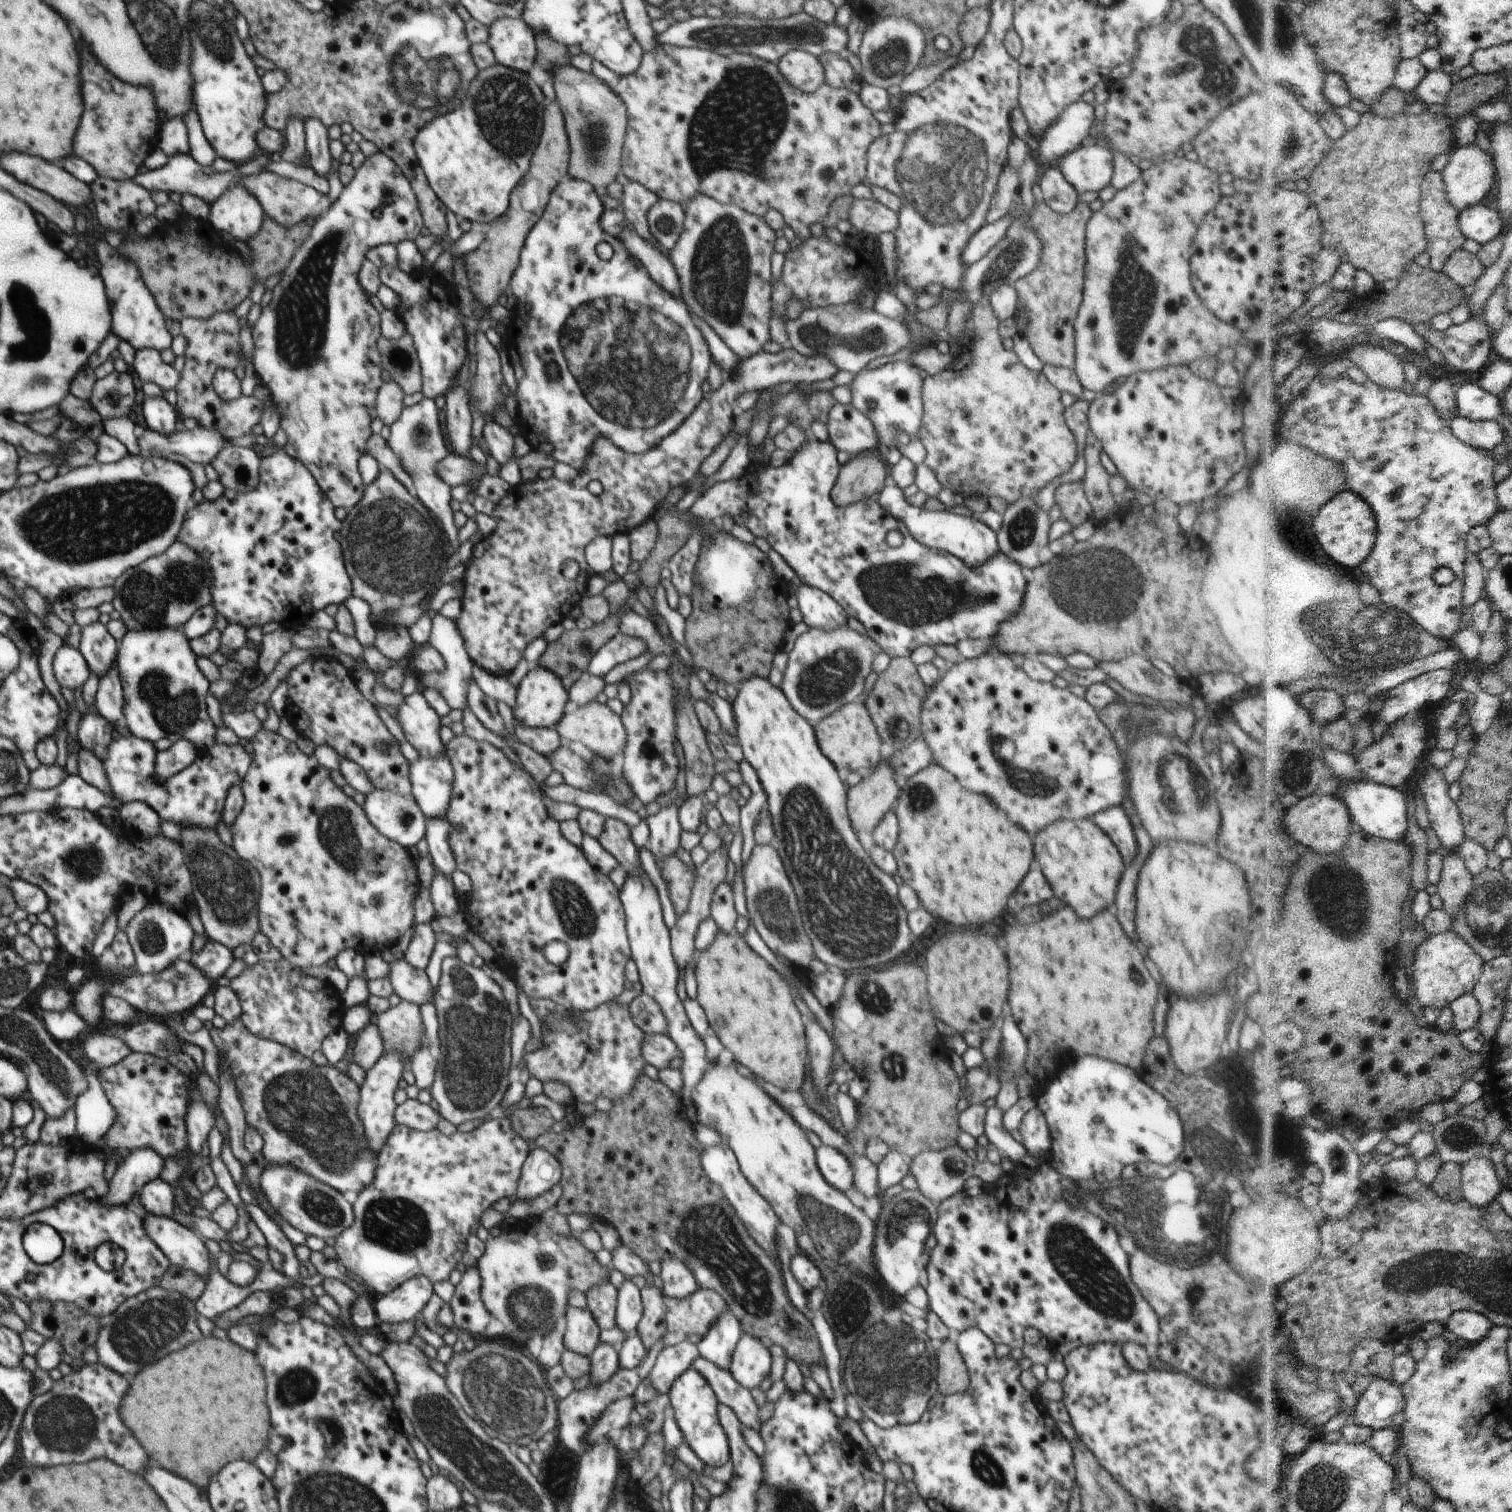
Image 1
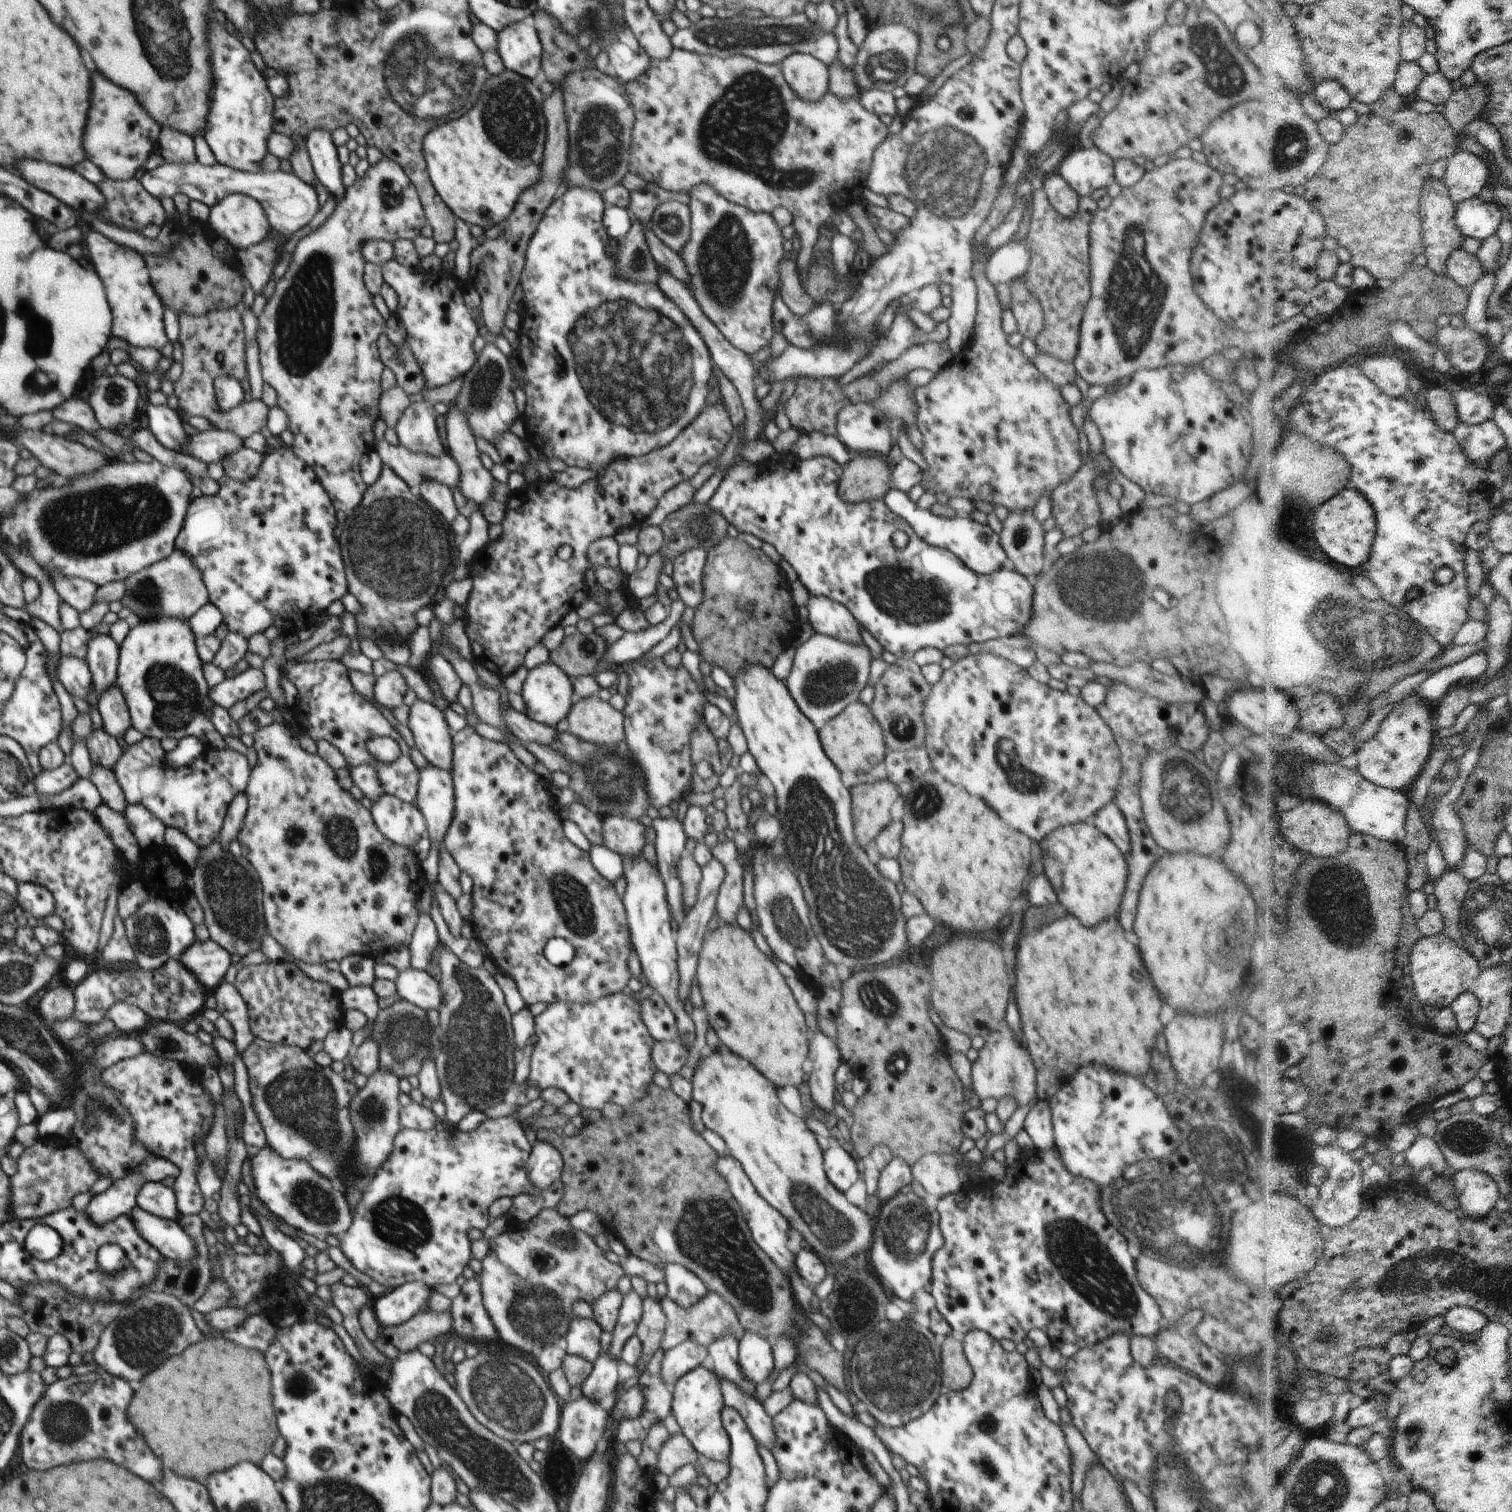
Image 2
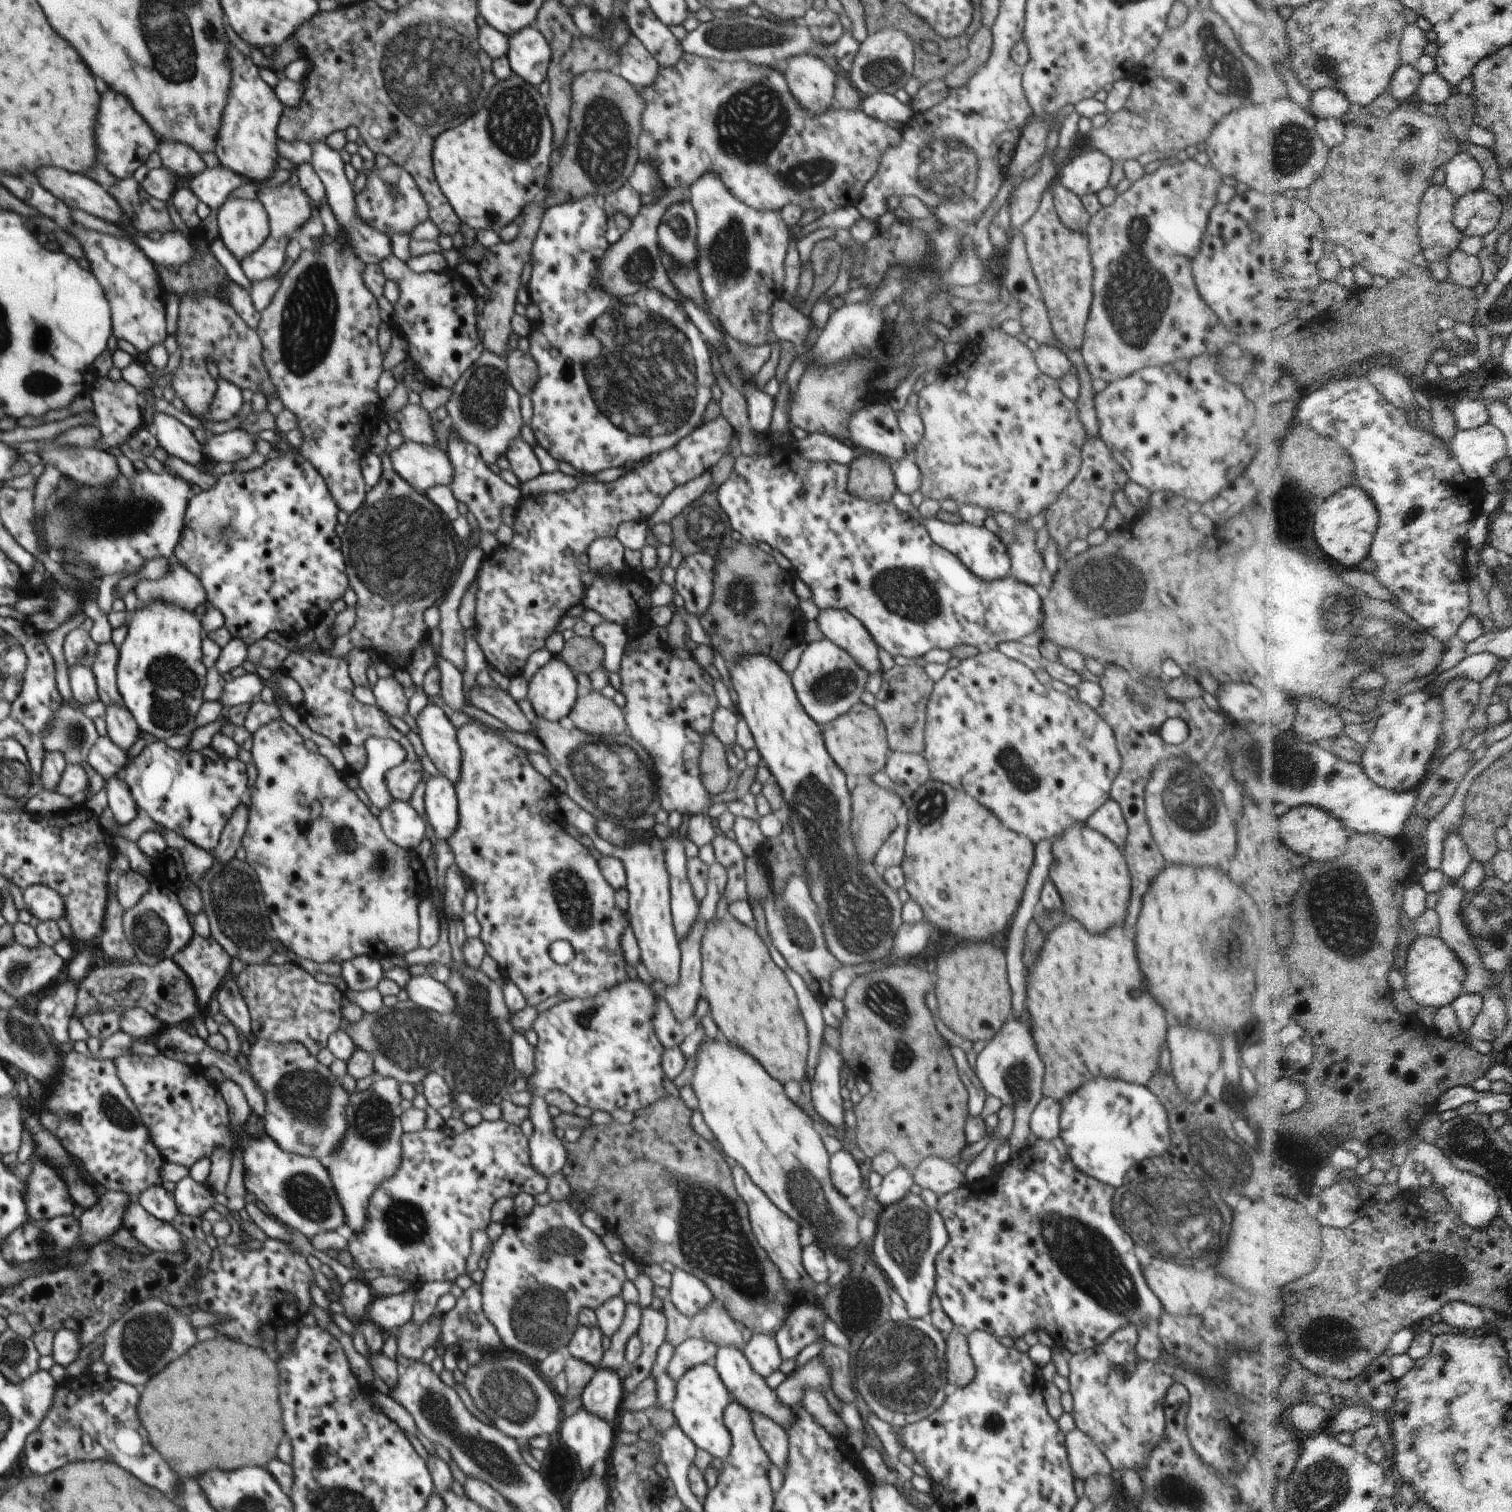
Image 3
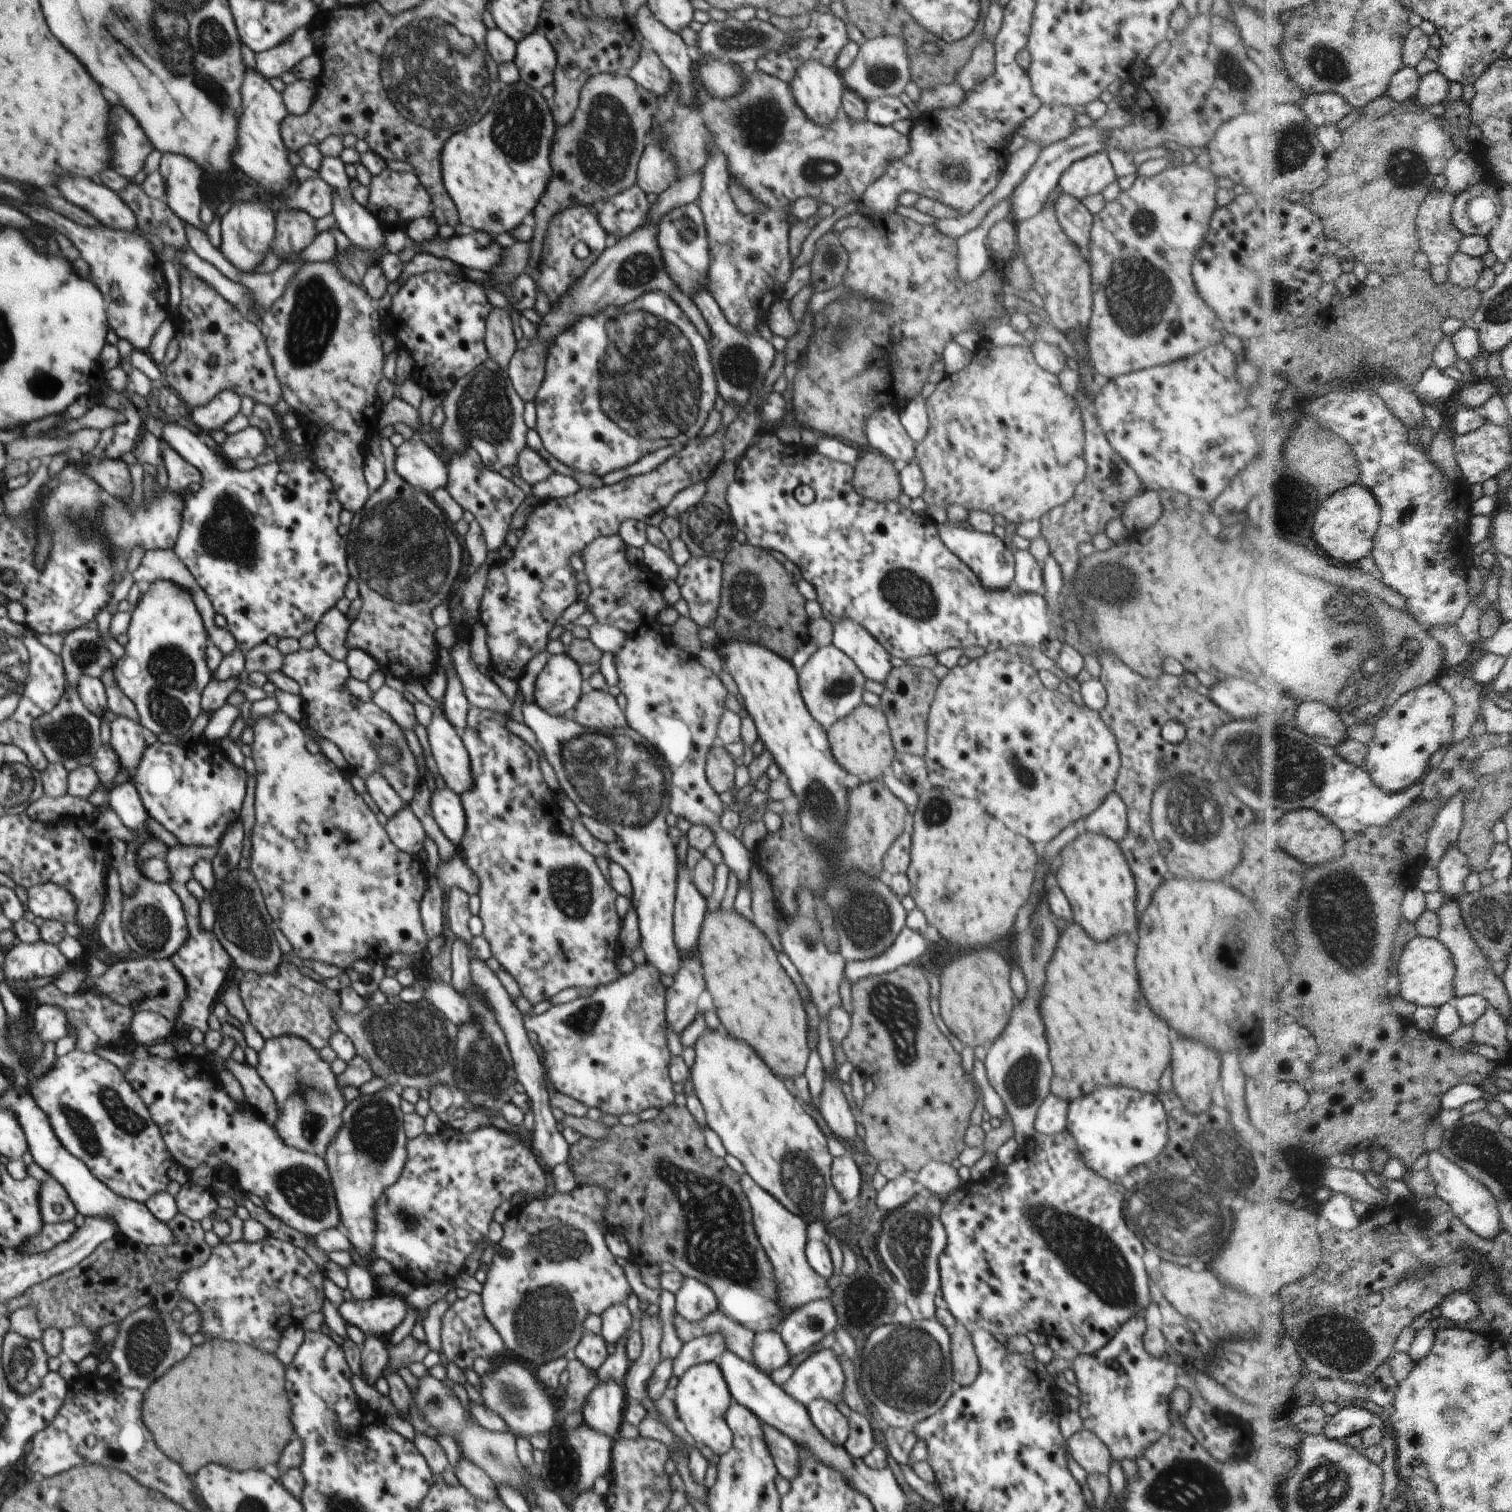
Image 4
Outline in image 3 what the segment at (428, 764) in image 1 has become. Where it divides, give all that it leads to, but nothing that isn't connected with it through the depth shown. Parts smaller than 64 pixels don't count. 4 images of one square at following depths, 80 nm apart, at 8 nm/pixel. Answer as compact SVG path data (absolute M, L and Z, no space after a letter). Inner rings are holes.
M442 774L426 780L425 811L436 834L444 840L456 832L459 804L455 786Z

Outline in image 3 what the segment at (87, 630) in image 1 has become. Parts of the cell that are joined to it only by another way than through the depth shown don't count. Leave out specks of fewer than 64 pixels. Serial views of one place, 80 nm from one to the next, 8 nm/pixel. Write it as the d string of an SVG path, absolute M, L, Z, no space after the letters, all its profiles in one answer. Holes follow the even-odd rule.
M112 643L99 645L97 659L93 664L93 673L97 682L99 700L105 705L124 705L122 695L117 687L117 660L119 650Z

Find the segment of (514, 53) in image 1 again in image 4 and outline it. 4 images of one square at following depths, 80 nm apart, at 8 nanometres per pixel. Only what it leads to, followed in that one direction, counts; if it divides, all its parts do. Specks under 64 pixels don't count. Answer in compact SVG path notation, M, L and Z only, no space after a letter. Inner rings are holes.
M540 32L529 34L516 45L516 56L513 60L521 74L521 80L540 92L544 86L553 84L553 76L557 67L557 54L549 39Z

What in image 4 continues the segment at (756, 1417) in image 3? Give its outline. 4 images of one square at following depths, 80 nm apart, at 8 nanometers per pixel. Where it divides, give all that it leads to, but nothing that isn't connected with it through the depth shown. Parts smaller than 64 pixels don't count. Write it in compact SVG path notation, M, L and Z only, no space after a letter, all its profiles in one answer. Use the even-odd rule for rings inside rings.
M763 1424L763 1431L779 1475L786 1480L793 1481L801 1466L801 1456L797 1444L773 1426Z

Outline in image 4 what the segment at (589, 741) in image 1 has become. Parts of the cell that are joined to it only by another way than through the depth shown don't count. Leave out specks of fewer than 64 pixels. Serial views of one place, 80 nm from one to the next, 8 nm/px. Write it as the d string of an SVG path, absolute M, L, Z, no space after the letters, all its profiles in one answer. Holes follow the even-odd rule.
M592 689L583 692L574 708L573 719L590 730L600 732L627 726L625 712L608 690Z

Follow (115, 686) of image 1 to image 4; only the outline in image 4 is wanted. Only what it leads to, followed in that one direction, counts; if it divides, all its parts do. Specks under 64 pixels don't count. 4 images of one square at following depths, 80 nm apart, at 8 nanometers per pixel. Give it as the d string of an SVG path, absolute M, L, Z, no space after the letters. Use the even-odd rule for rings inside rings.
M117 717L110 722L110 726L110 745L117 752L121 769L129 774L127 781L132 781L130 778L137 771L147 747L144 741L144 726L124 717Z

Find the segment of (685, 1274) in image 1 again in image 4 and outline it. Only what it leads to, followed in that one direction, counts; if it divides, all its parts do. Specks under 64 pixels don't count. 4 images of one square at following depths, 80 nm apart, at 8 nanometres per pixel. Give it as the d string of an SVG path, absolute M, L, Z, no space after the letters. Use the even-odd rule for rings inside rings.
M684 1277L681 1289L675 1294L677 1314L690 1322L698 1322L719 1310L717 1296L703 1282Z

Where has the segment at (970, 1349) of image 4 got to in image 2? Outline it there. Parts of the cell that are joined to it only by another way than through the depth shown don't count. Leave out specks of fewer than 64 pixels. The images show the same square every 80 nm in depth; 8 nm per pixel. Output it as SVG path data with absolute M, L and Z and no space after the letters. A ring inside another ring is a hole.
M950 1333L941 1345L941 1378L945 1391L961 1391L968 1388L974 1378L972 1367L963 1351L963 1342Z

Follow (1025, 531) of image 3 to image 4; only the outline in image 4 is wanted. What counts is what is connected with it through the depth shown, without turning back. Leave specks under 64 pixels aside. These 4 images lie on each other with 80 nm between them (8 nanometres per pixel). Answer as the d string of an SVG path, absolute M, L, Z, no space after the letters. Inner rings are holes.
M1018 549L1014 554L1015 577L1012 588L1020 594L1037 594L1042 590L1043 568L1028 550Z

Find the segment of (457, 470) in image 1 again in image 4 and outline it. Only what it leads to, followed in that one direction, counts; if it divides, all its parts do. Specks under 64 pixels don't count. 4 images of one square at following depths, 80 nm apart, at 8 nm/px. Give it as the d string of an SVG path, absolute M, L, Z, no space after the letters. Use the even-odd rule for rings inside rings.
M415 437L395 448L395 471L428 494L448 482L448 467L424 441Z

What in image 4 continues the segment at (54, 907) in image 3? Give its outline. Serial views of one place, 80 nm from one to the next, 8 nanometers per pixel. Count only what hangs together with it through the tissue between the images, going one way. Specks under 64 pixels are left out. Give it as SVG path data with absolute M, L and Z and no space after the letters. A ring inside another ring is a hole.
M54 883L31 886L28 890L28 903L25 904L35 916L45 920L76 922L77 902L71 891Z

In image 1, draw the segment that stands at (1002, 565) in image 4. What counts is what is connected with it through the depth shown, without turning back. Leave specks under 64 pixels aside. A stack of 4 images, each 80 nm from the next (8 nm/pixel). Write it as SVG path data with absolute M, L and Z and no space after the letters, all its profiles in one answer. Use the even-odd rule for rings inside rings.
M885 486L877 499L888 514L900 519L908 527L910 534L920 544L956 555L968 567L979 567L999 552L997 533L980 520L951 511L929 511L923 507L912 506L898 486Z

